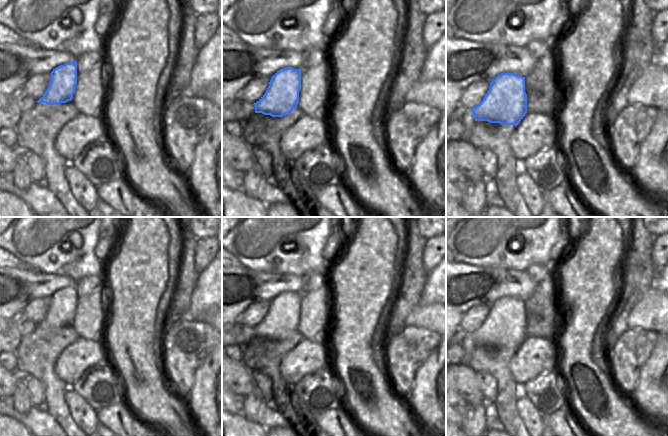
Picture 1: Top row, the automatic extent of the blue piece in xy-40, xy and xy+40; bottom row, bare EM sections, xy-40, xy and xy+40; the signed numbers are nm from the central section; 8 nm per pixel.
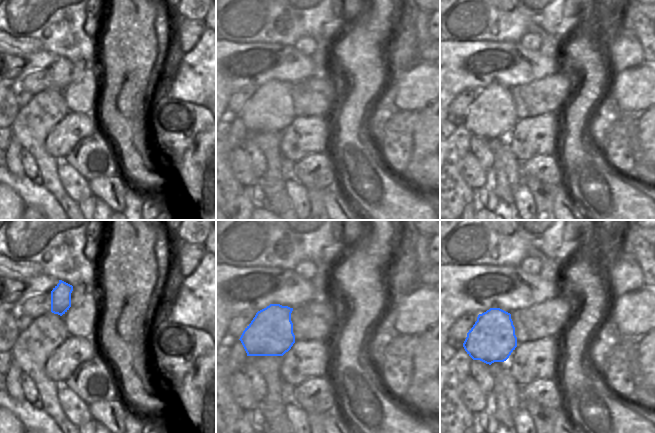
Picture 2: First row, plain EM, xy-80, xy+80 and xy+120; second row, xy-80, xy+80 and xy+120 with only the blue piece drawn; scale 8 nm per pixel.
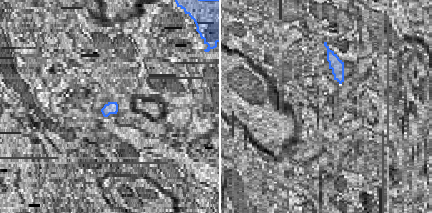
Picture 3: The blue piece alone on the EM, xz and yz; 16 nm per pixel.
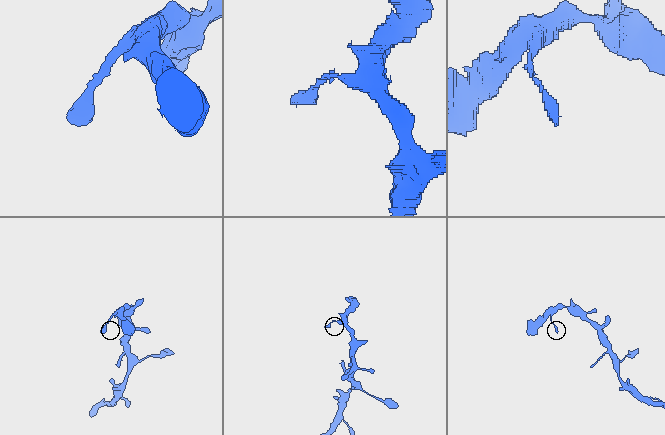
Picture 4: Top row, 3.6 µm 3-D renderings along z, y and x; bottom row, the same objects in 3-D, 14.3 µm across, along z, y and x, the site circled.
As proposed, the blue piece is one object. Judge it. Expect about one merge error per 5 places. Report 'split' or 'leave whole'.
leave whole

